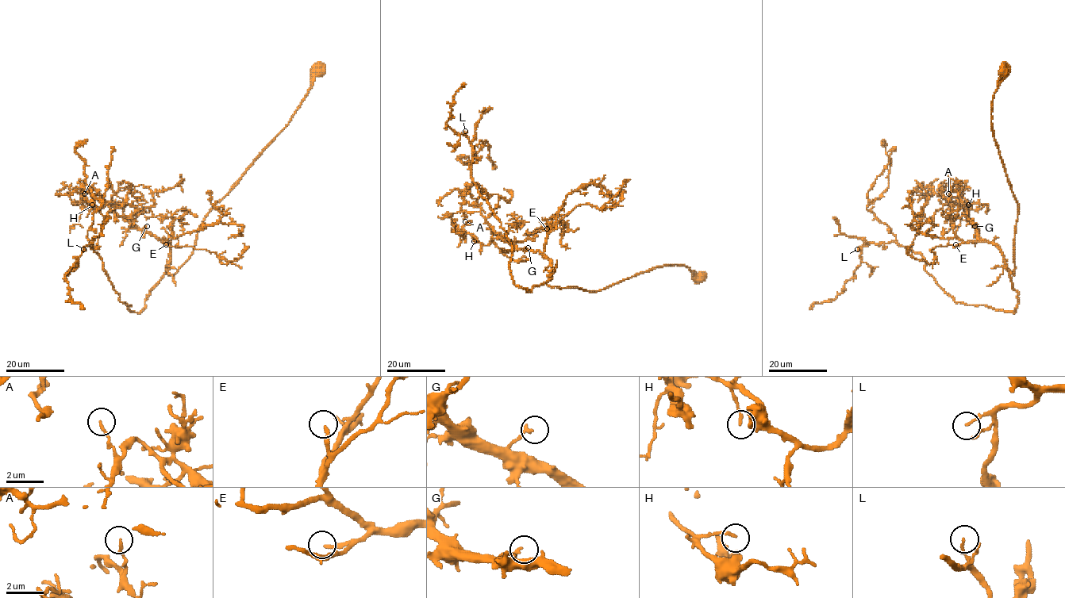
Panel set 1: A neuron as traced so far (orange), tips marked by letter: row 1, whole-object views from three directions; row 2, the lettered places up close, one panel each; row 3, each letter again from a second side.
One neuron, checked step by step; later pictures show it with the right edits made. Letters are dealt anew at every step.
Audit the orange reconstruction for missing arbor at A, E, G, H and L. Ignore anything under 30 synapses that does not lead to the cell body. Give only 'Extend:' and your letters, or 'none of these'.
Extend: E

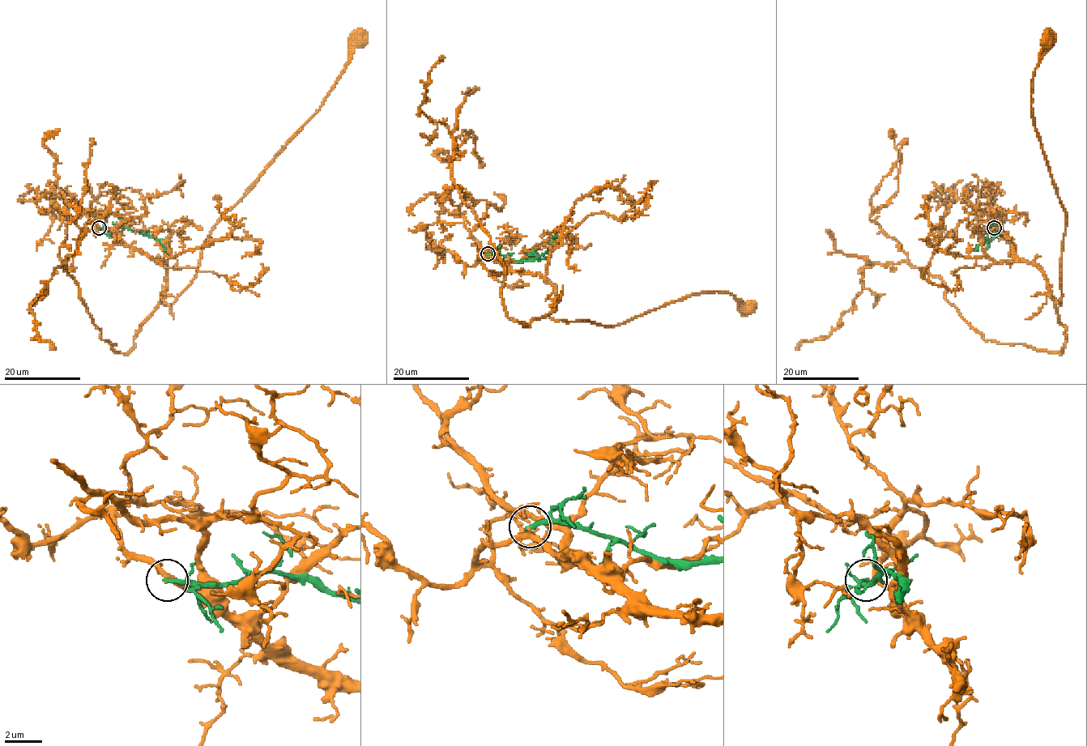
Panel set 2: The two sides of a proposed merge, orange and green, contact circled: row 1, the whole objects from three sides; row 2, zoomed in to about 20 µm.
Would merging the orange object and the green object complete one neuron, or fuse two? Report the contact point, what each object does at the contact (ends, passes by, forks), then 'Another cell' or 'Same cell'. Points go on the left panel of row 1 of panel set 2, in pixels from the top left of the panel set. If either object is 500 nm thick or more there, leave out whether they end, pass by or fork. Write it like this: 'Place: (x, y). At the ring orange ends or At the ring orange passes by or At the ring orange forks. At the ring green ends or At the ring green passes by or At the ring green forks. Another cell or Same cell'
Place: (99, 228). At the ring orange passes by. At the ring green ends. Another cell

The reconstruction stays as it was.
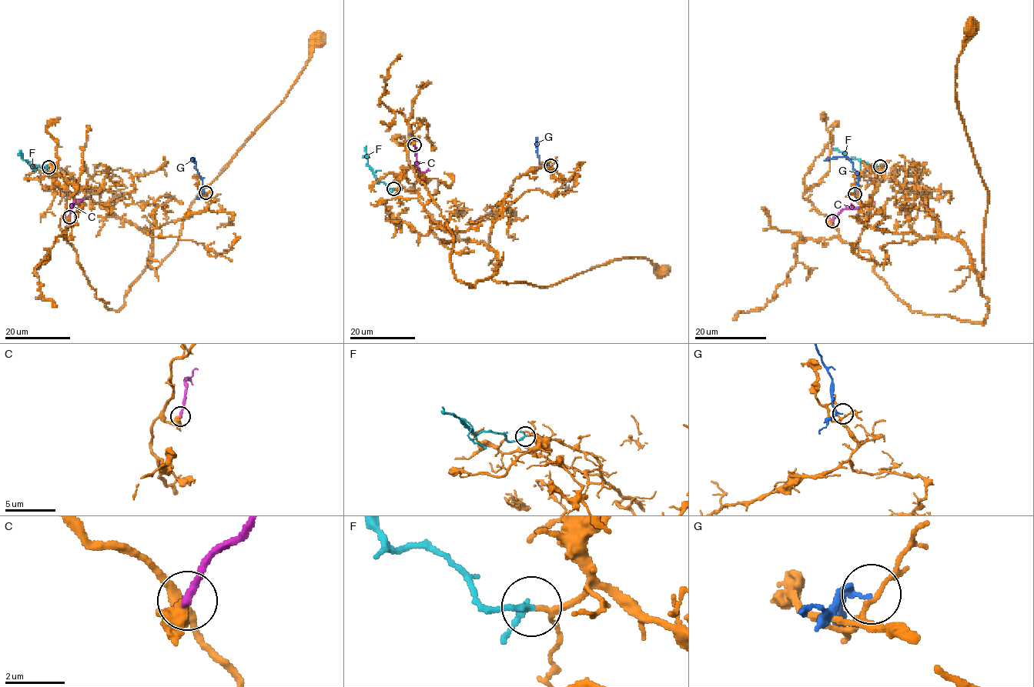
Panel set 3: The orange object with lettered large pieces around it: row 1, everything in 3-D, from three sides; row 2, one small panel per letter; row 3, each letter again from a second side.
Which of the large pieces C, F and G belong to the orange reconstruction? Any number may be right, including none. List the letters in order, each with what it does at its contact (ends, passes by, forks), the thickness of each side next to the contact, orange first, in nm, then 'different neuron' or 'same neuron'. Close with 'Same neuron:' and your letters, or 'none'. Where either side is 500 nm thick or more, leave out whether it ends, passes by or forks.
C: it ends | 360/280 nm | different neuron
F: it passes by | 130/170 nm | same neuron
G: it passes by | 110/120 nm | different neuron
Same neuron: F

